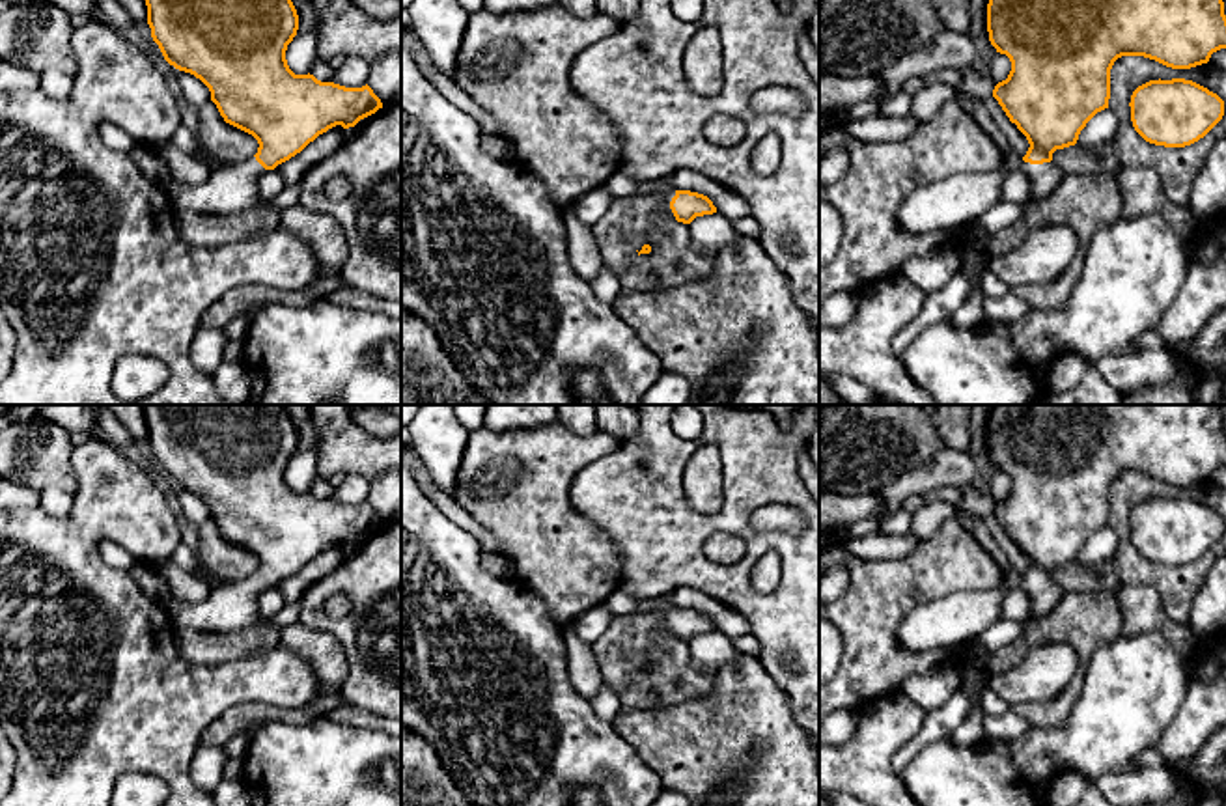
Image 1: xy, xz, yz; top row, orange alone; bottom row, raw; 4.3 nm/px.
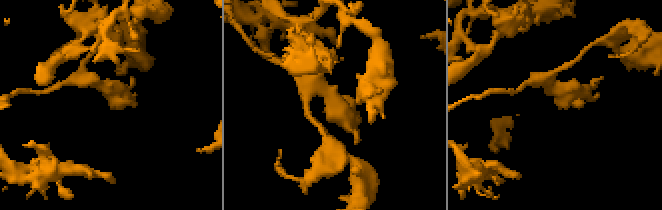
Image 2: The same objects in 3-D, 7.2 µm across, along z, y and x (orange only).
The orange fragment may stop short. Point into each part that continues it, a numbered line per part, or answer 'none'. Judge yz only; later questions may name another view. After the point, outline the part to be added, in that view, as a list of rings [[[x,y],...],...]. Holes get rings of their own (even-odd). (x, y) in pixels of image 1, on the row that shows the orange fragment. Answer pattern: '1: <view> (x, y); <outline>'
1: yz (1044, 178); [[[1054,159],[1043,164],[1030,164],[1023,160],[1021,172],[1030,179],[1030,196],[1024,205],[1047,198],[1066,177],[1066,172]]]

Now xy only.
1: xy (230, 189); [[[250,157],[211,168],[200,185],[177,185],[172,194],[177,211],[237,215],[259,203],[258,179],[267,170]]]

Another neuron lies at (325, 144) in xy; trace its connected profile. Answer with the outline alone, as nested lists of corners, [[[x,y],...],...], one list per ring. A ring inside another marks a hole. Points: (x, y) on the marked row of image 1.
[[[336,125],[327,132],[319,134],[313,142],[310,142],[300,153],[291,157],[289,160],[278,164],[274,170],[284,179],[286,187],[297,185],[300,177],[317,162],[325,160],[332,155],[340,144],[345,140],[345,129]]]

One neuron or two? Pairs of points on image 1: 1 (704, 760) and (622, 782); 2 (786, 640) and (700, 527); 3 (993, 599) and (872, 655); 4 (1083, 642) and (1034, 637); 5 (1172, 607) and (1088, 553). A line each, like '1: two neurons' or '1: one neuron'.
1: two neurons
2: one neuron
3: two neurons
4: one neuron
5: two neurons

